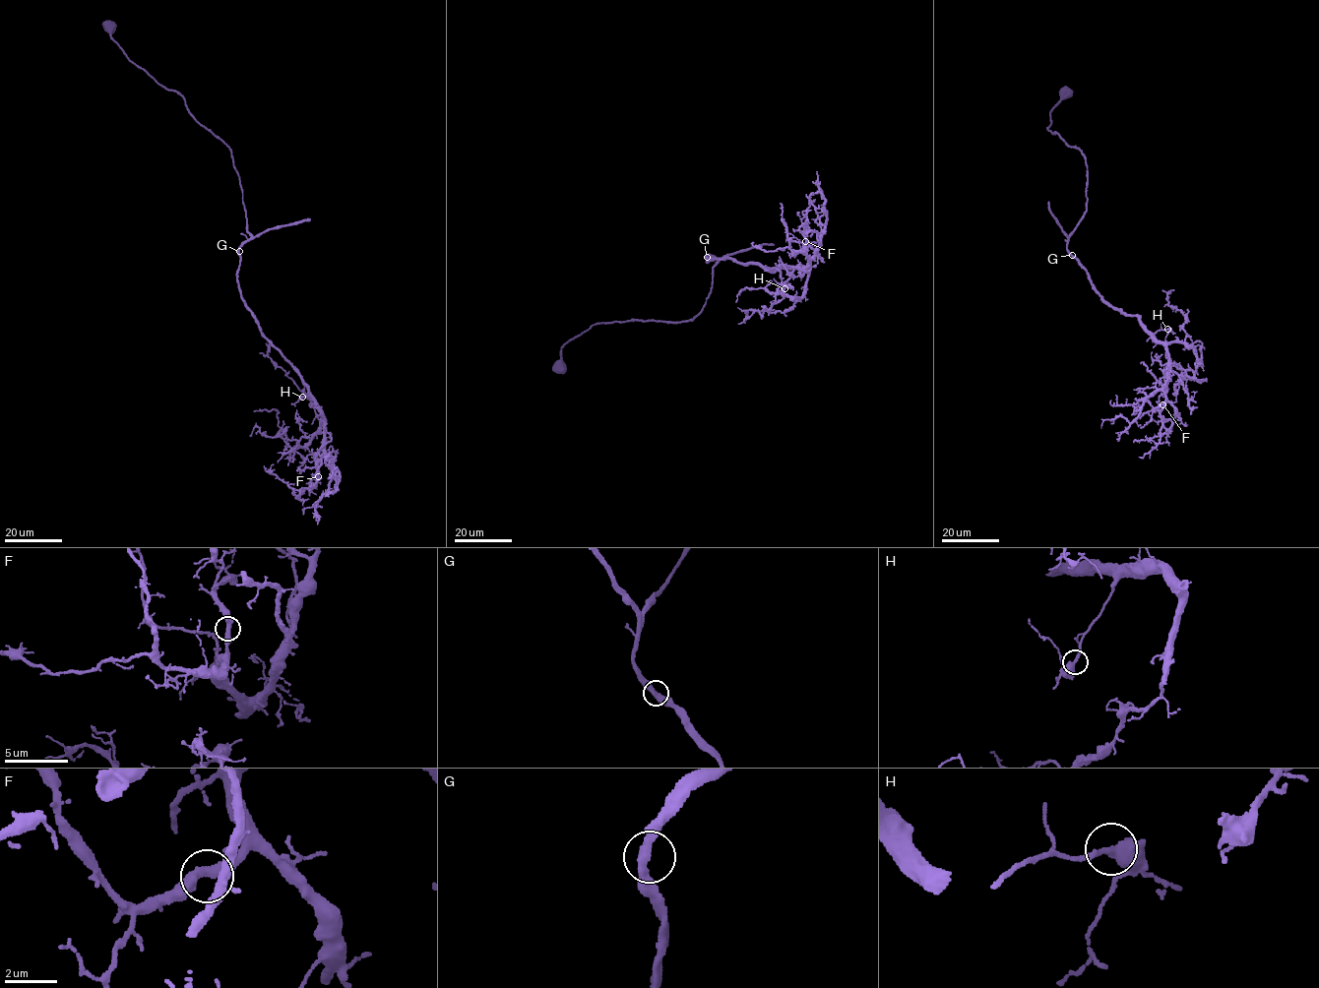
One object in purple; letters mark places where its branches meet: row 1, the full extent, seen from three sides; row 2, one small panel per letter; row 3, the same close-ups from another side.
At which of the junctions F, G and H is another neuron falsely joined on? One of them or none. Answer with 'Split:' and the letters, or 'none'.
Split: none

